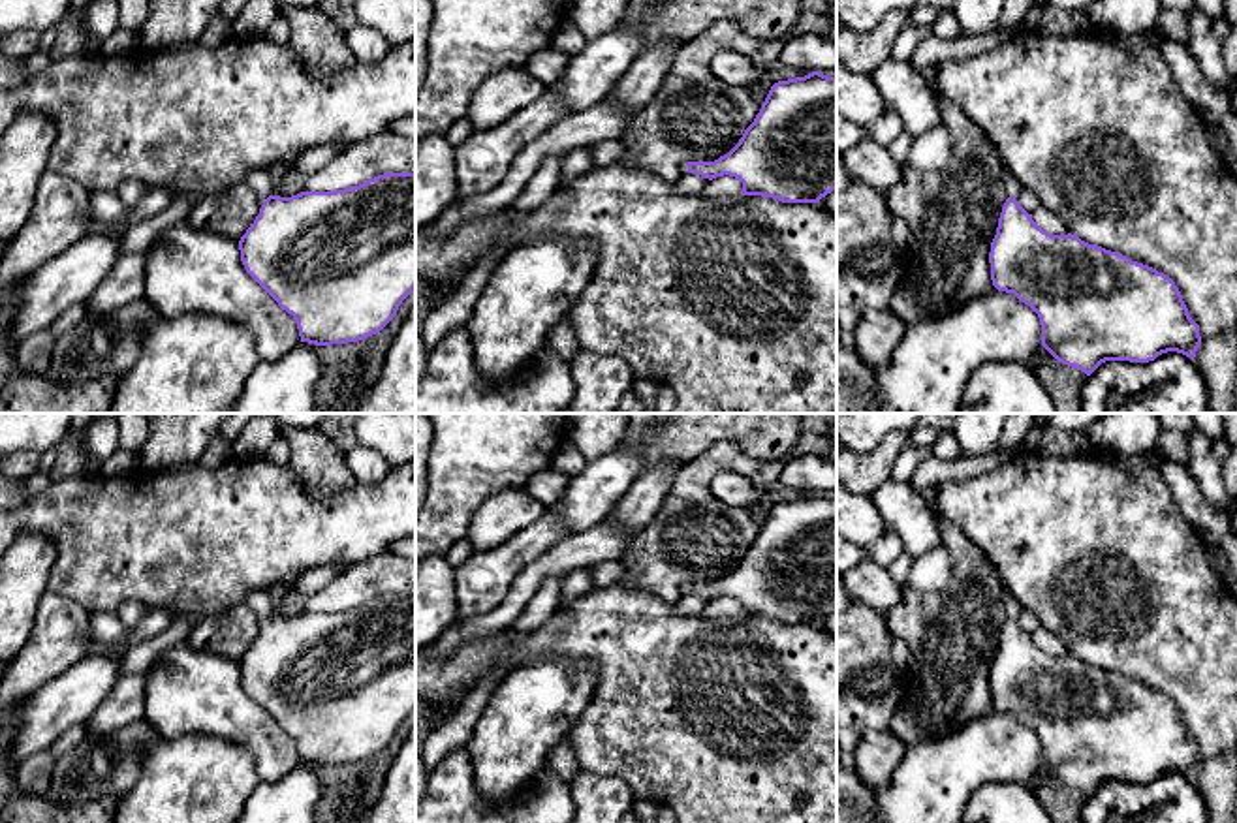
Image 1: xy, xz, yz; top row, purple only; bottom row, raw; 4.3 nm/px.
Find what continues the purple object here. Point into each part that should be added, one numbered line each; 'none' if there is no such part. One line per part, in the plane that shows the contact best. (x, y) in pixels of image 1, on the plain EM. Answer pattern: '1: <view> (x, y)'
1: xy (260, 602)

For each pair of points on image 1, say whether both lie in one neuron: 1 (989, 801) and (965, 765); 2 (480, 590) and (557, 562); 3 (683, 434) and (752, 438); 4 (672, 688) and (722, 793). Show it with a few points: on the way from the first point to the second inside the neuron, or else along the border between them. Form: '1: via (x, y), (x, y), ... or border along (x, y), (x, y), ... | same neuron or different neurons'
1: border along (1023, 782), (987, 782), (967, 803) | different neurons
2: border along (549, 549), (516, 577), (506, 596), (489, 613) | different neurons
3: via (700, 433), (735, 433) | same neuron
4: via (698, 714), (722, 739), (722, 767) | same neuron

